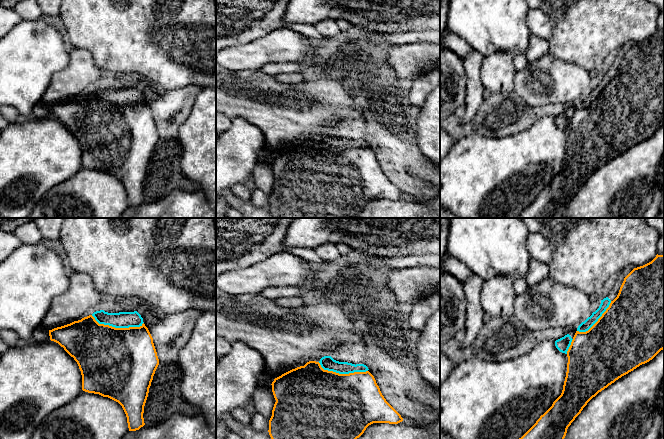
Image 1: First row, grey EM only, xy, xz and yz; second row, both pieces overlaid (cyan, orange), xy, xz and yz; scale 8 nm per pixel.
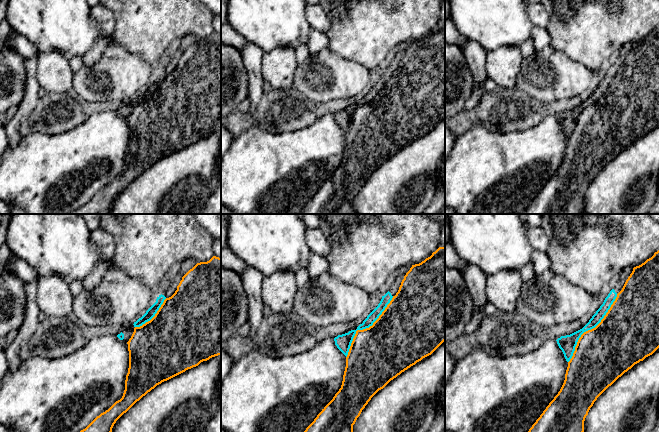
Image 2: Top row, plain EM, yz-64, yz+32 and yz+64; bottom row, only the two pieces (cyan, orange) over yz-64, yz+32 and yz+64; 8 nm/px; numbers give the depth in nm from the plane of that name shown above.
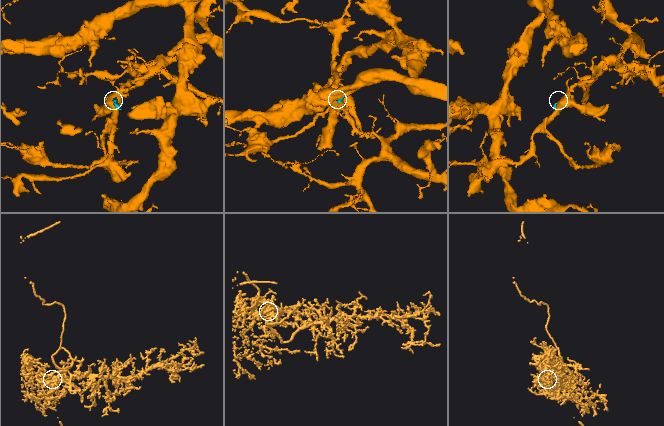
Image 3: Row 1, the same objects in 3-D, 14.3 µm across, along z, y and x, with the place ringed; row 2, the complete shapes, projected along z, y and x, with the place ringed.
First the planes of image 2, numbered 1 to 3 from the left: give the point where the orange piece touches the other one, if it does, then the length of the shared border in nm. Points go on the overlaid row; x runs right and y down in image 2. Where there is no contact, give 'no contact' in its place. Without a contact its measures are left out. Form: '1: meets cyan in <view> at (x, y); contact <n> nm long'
1: meets cyan in yz-64 at (153, 316); contact 340 nm long
2: meets cyan in yz+32 at (365, 328); contact 600 nm long
3: meets cyan in yz+64 at (590, 329); contact 700 nm long

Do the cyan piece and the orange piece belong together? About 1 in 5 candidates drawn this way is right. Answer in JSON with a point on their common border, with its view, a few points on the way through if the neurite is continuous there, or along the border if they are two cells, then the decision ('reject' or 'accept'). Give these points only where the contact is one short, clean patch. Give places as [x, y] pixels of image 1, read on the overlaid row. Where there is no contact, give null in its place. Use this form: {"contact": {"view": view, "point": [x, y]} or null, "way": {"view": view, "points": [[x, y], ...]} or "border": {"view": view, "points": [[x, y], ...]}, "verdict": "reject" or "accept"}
{"contact": {"view": "xy", "point": [117, 327]}, "verdict": "reject"}

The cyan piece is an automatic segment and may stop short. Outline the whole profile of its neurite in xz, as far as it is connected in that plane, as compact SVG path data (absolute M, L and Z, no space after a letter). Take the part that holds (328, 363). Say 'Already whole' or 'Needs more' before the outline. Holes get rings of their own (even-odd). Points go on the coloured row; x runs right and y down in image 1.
Already whole. M324 356L319 361L324 370L333 371L339 374L349 374L354 372L366 372L368 367L364 364L352 364L348 362L339 362L331 356Z

